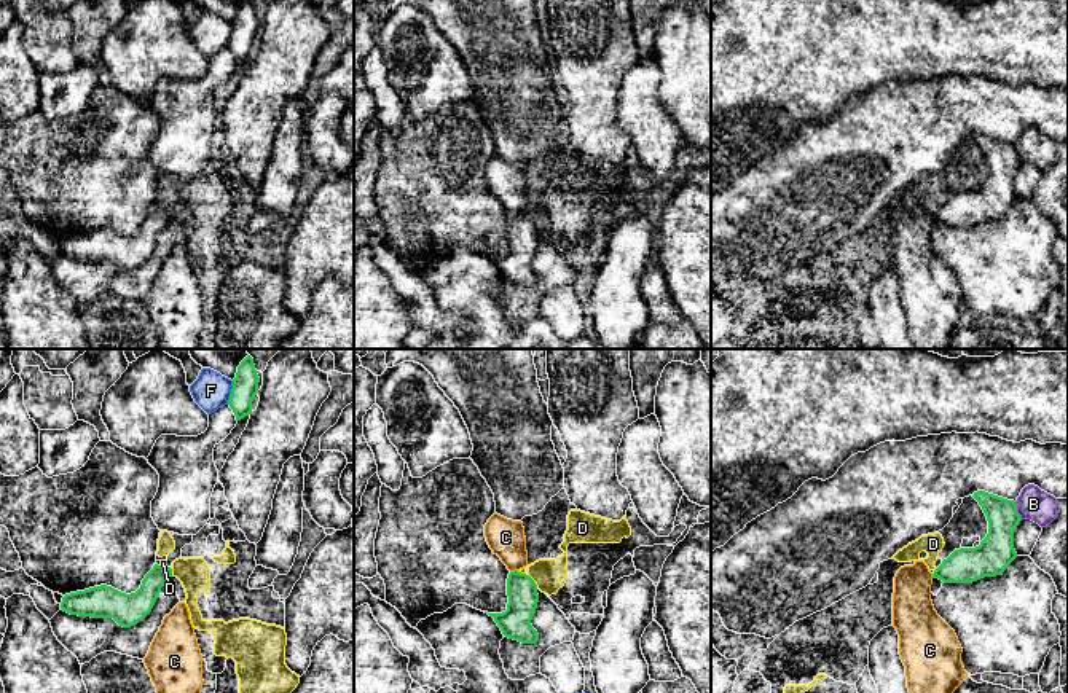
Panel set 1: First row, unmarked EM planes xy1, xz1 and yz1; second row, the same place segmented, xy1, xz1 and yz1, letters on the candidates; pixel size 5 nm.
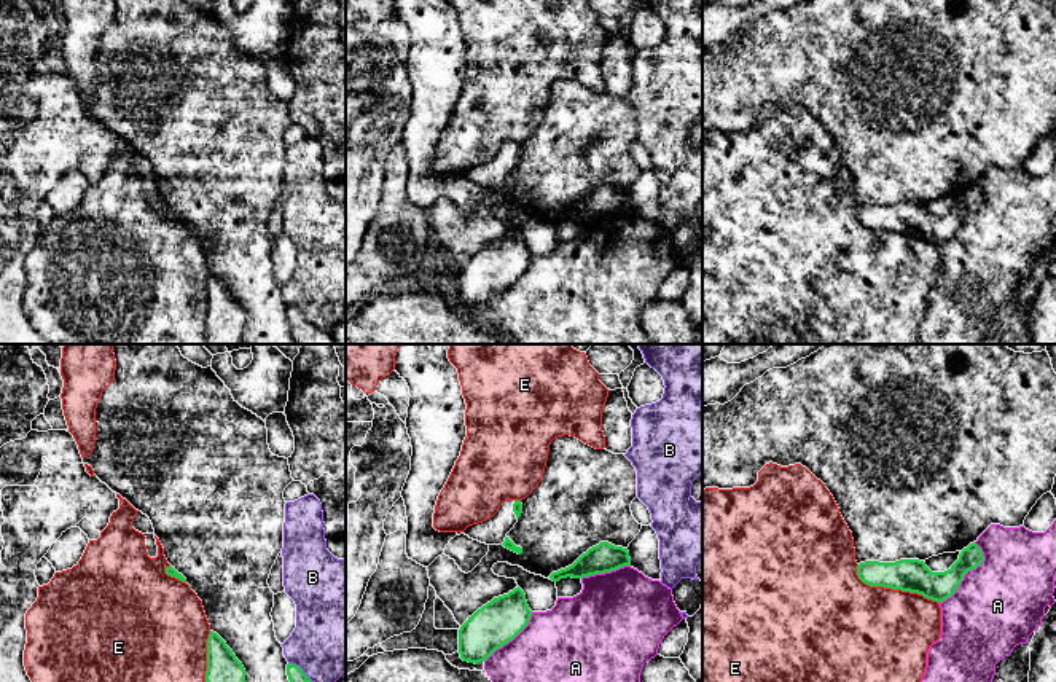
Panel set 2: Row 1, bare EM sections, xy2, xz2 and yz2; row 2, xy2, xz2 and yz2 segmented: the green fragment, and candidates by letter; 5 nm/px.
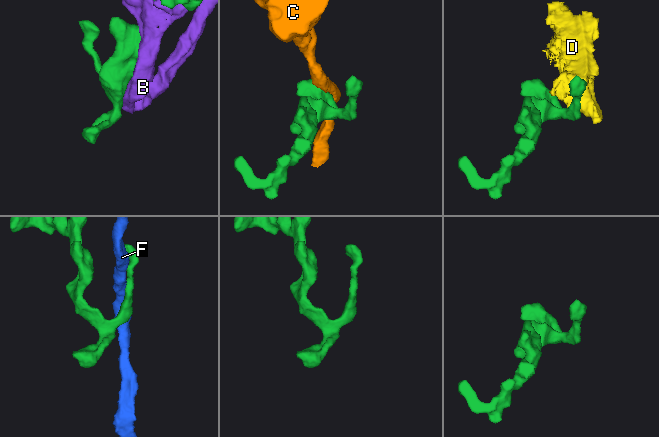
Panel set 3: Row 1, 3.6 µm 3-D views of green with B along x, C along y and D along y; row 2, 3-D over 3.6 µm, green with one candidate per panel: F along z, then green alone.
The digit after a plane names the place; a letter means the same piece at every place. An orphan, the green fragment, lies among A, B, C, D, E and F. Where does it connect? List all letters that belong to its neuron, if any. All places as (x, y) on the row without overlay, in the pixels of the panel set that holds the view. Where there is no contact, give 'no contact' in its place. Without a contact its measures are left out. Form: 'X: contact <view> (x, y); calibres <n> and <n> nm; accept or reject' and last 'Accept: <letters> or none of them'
A: contact yz2 (967, 214); calibres 150 and 440 nm; reject
B: contact xy2 (309, 322); calibres 180 and 380 nm; reject
C: contact xz1 (515, 214); calibres 160 and 190 nm; reject
D: contact xz1 (534, 225); calibres 160 and 160 nm; reject
E: contact yz2 (894, 231); calibres 170 and 500 nm; reject
F: contact xy1 (231, 35); calibres 130 and 190 nm; reject
Accept: none of them

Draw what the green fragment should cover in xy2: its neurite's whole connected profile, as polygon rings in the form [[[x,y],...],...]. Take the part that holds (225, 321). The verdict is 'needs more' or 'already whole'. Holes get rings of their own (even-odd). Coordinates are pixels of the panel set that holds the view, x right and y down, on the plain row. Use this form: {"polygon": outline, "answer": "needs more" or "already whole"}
{"polygon": [[[213,274],[207,282],[205,344],[242,344],[245,312]]], "answer": "already whole"}

